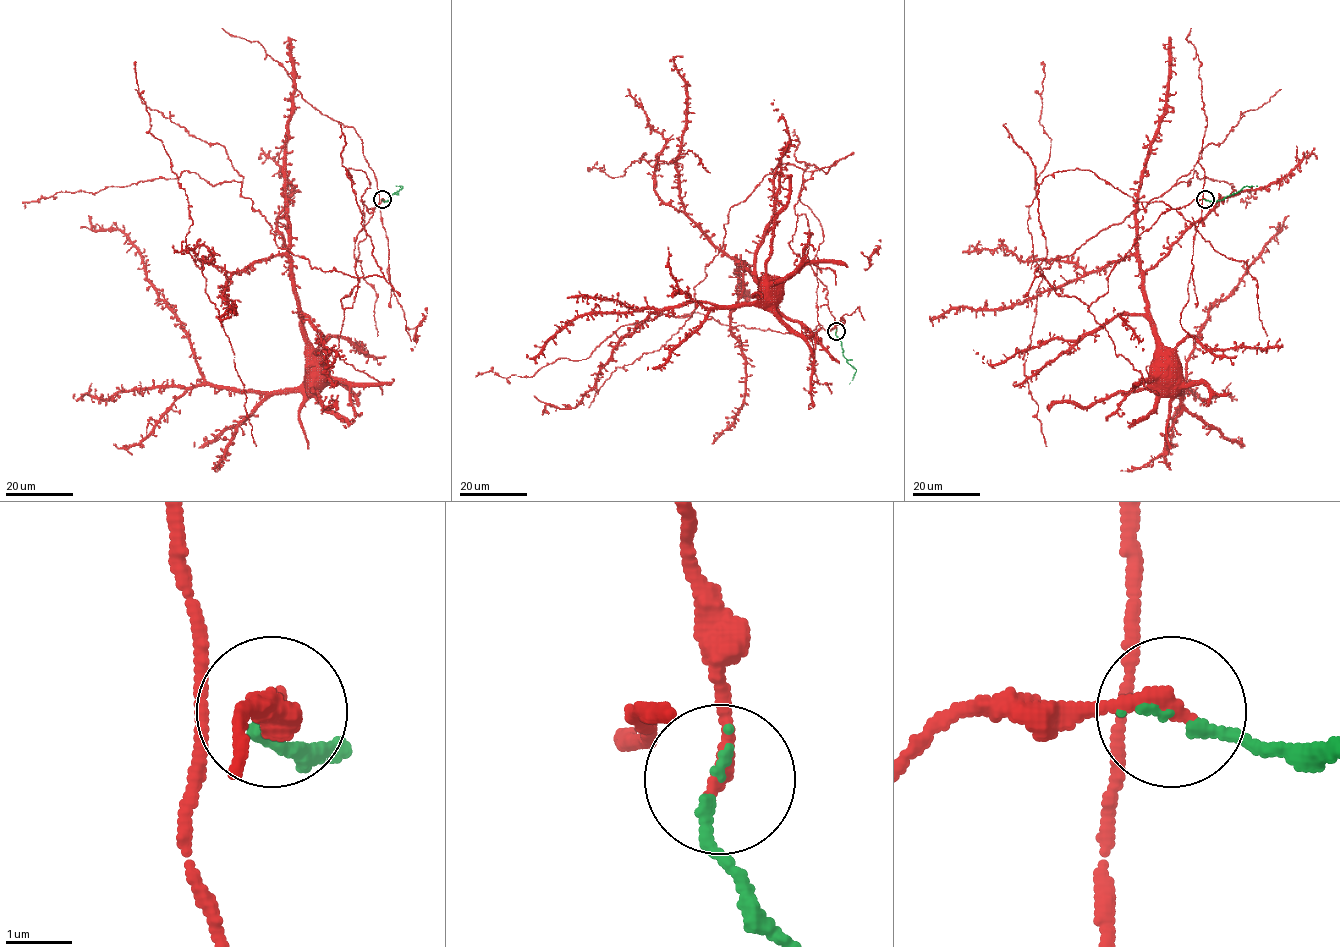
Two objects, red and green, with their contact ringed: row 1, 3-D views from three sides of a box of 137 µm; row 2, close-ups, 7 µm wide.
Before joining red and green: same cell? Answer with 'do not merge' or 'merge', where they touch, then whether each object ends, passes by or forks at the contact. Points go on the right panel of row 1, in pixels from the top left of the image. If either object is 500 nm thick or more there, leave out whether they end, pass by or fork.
merge | (1205, 199) | red ends | green ends

